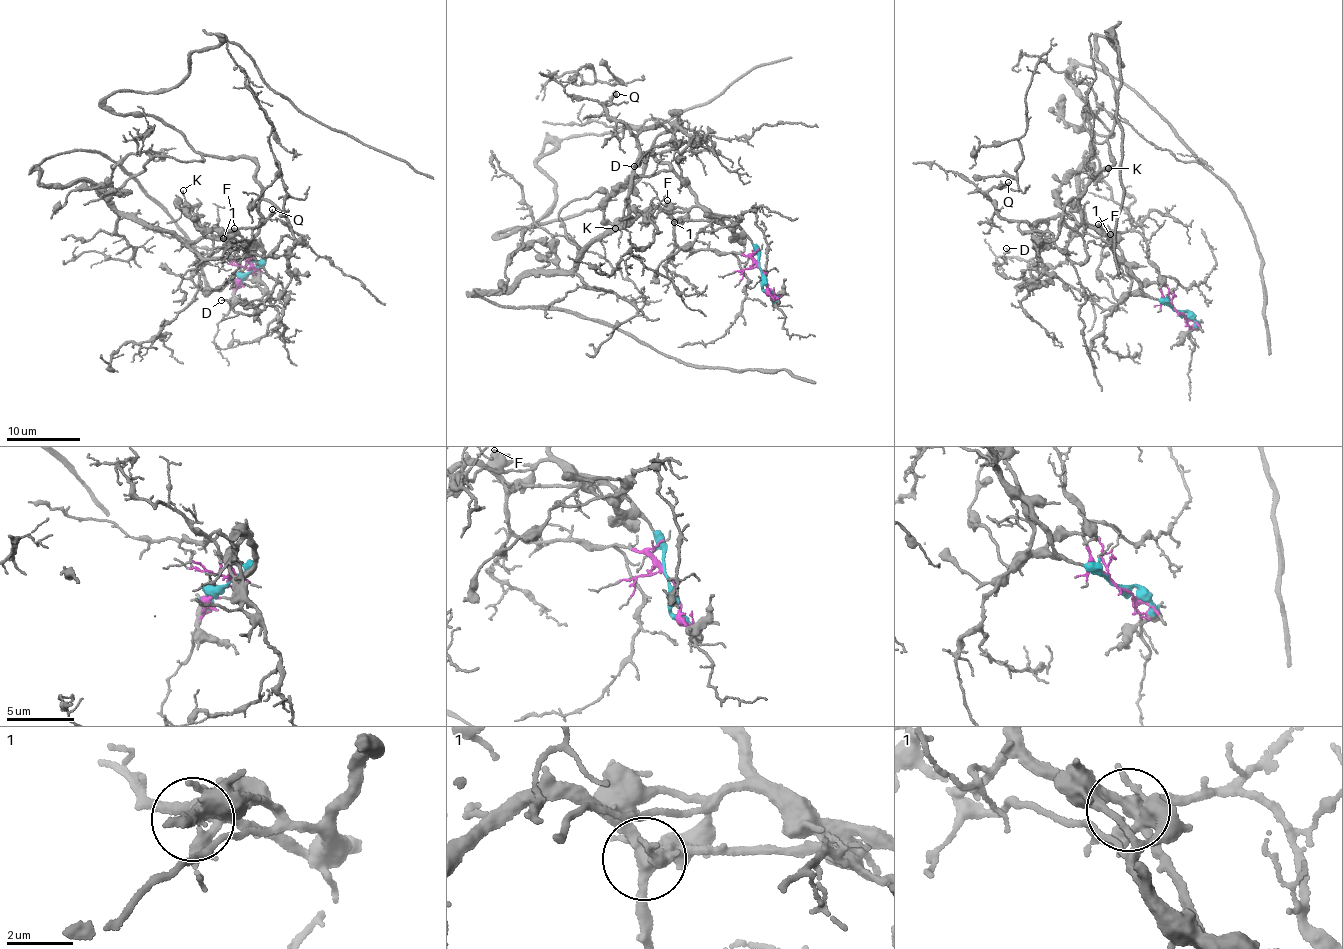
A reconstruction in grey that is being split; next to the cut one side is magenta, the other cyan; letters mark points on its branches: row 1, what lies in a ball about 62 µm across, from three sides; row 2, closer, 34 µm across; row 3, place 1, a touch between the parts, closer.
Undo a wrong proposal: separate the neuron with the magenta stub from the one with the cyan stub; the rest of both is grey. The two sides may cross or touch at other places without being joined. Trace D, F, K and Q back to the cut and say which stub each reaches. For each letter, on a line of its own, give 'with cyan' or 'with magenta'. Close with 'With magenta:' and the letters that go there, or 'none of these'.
D: with magenta
F: with cyan
K: with cyan
Q: with magenta
With magenta: D, Q

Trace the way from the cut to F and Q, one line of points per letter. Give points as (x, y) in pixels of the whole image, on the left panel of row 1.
F: (246, 273), (262, 265), (263, 250), (232, 232), (235, 227)
Q: (248, 273), (245, 252), (216, 228), (223, 238), (189, 246), (209, 260), (252, 258), (250, 238), (272, 209)

